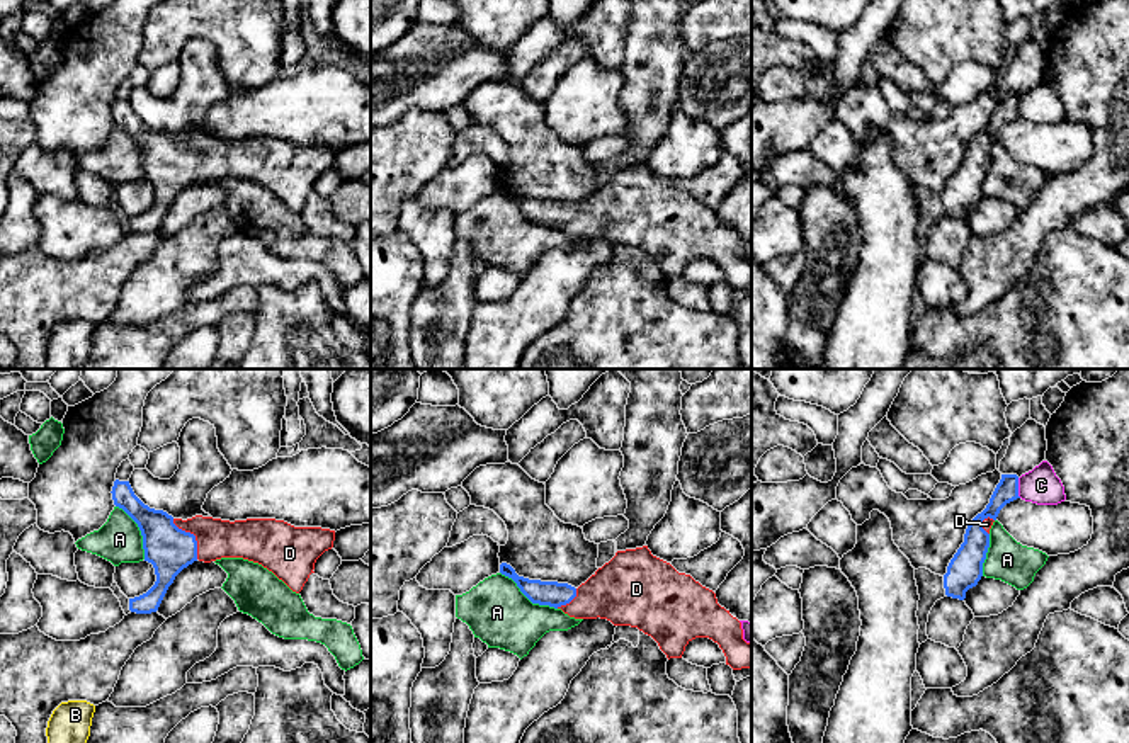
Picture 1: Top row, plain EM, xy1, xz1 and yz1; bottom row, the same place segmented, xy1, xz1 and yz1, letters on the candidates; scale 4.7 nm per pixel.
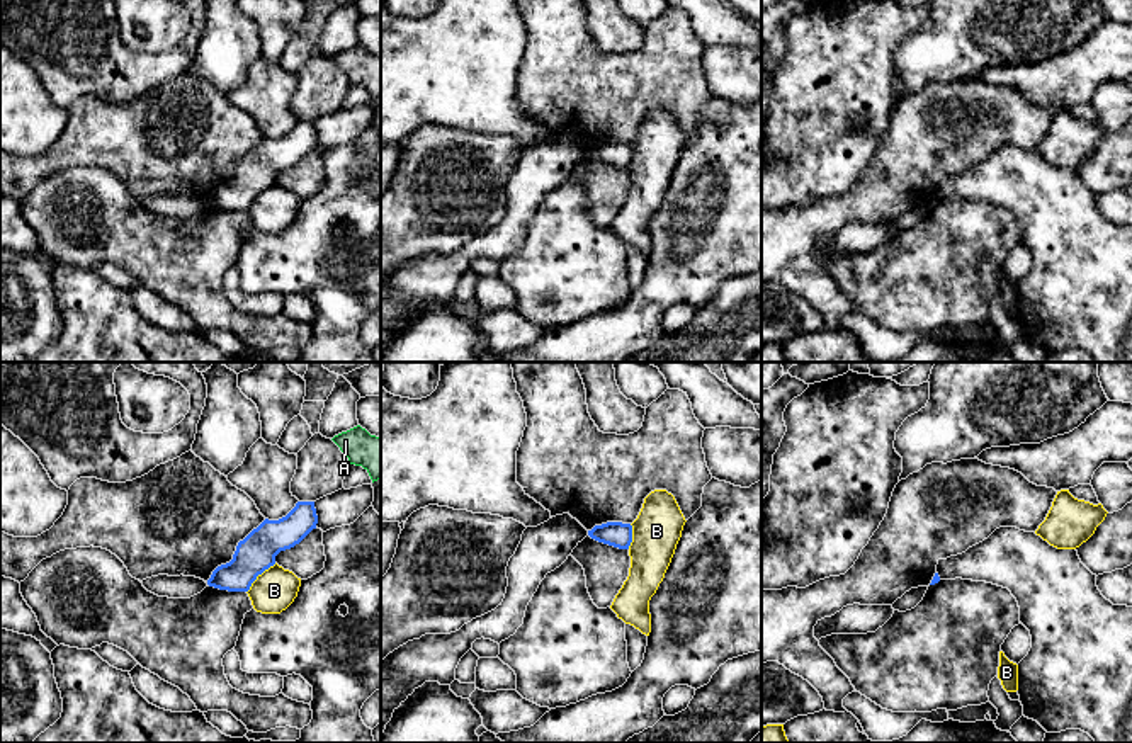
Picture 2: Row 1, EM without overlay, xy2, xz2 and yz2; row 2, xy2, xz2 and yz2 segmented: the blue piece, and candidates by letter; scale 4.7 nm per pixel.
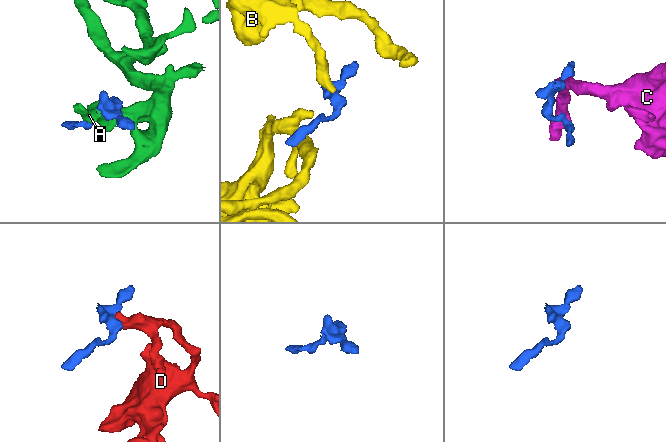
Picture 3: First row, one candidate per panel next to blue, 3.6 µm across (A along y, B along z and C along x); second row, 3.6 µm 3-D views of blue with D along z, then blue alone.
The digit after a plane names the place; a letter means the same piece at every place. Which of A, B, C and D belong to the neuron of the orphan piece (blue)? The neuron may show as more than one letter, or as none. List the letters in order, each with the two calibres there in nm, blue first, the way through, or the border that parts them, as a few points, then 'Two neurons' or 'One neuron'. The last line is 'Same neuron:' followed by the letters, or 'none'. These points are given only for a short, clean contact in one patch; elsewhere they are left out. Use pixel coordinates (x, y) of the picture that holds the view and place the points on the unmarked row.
A: Thickness 120 nm (blue) against 300 nm. Two neurons
B: Thickness 180 nm (blue) against 200 nm. Boundary: xy2 (276, 182), (266, 187), (247, 211). Two neurons
C: Thickness 110 nm (blue) against 170 nm. Boundary: yz1 (1017, 97), (1017, 113), (1021, 116). Two neurons
D: Thickness 220 nm (blue) against 180 nm. Path across: xy1 (170, 169), (194, 155), (216, 157). One neuron
Same neuron: D

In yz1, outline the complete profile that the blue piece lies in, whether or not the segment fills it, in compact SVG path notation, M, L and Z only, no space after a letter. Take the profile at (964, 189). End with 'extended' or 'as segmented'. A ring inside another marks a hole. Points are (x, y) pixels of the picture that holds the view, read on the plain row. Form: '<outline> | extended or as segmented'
M1001 94L990 122L969 141L964 162L947 185L947 192L944 194L947 216L964 219L966 211L978 204L983 196L983 182L990 167L990 148L1000 129L1017 117L1020 117L1018 95Z | extended

